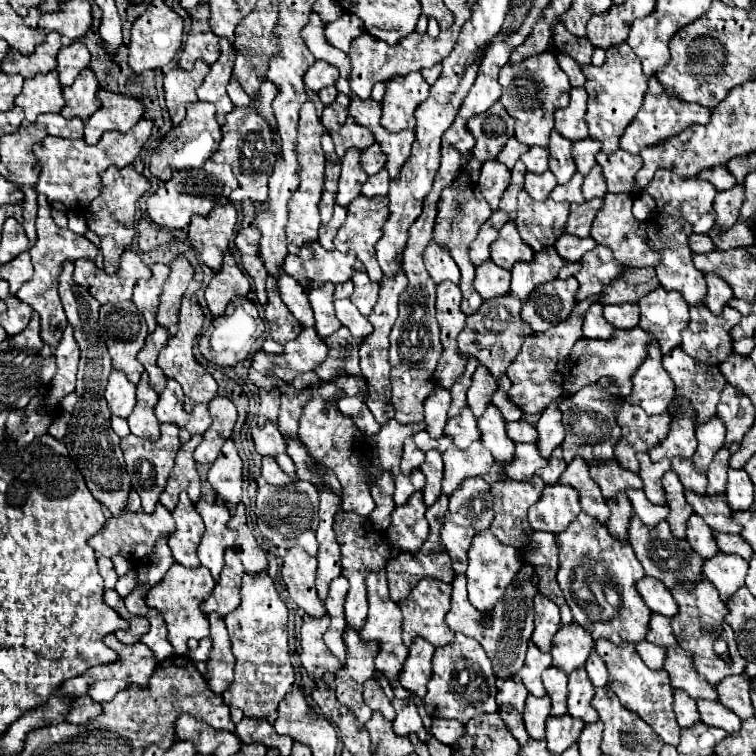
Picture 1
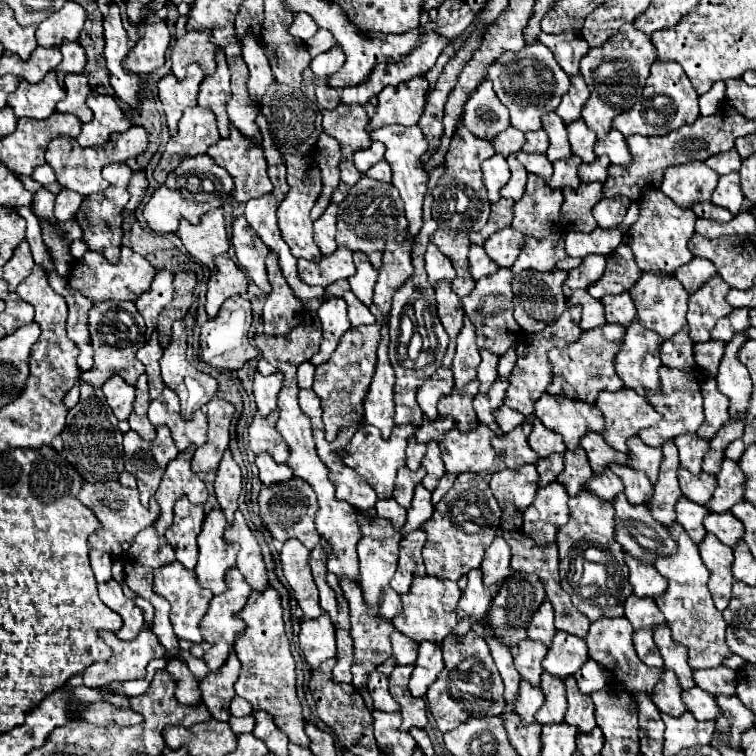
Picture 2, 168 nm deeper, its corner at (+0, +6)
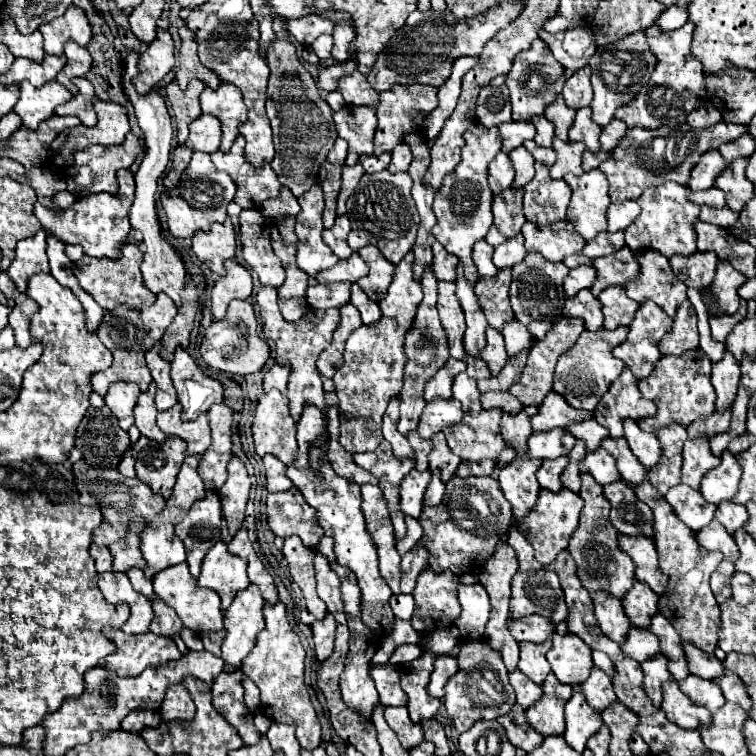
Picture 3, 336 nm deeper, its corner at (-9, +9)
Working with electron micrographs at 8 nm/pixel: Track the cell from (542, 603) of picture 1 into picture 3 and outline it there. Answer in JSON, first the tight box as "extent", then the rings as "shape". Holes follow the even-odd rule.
{"extent":[509,614,555,642],"shape":[[[533,614],[527,618],[509,620],[509,630],[517,642],[545,642],[553,636],[555,626],[551,626],[551,622],[547,622],[541,614]]]}

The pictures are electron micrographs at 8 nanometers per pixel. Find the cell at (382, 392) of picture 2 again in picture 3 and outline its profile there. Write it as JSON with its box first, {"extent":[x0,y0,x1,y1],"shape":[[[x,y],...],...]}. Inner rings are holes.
{"extent":[383,396,413,458],"shape":[[[395,396],[387,406],[387,412],[383,416],[383,436],[393,446],[393,454],[397,458],[413,458],[413,448],[409,440],[397,430],[397,420],[399,420],[399,396]]]}

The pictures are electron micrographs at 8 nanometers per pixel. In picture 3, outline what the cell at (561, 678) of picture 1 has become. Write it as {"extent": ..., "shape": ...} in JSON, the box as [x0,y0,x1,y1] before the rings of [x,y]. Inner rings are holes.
{"extent":[527,674,573,736],"shape":[[[549,674],[543,682],[543,698],[527,710],[527,720],[531,726],[541,732],[543,736],[551,734],[563,734],[565,730],[565,718],[563,718],[563,706],[571,698],[573,688],[563,686],[555,674]]]}

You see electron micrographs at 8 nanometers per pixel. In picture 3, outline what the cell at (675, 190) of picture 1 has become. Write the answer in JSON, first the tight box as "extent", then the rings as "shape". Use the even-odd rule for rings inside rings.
{"extent":[687,150,727,190],"shape":[[[709,150],[701,156],[701,160],[691,170],[691,178],[687,182],[689,190],[709,190],[715,184],[715,178],[727,168],[727,162],[721,158],[717,150]]]}

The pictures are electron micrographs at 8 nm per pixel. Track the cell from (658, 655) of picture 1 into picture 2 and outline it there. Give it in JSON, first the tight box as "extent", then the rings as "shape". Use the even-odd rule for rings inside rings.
{"extent":[632,629,664,667],"shape":[[[650,629],[634,631],[632,639],[634,639],[634,649],[636,649],[636,653],[644,665],[648,665],[648,667],[662,667],[664,665],[658,649],[654,645],[654,637],[652,637]]]}

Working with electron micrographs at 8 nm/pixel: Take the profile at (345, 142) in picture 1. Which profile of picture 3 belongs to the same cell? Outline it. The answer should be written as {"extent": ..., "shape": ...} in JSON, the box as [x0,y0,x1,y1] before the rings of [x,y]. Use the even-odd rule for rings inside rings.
{"extent":[333,106,377,164],"shape":[[[345,106],[333,112],[337,134],[349,142],[349,154],[345,164],[357,164],[359,156],[373,154],[373,134],[377,128],[375,112],[369,106]]]}

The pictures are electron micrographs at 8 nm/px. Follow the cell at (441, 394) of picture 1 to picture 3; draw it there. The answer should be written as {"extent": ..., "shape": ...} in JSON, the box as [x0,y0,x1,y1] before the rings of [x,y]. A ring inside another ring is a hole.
{"extent":[425,358,465,402],"shape":[[[449,358],[447,364],[427,382],[425,386],[425,400],[431,402],[433,398],[451,398],[451,386],[453,386],[453,380],[459,372],[465,370],[465,362],[463,360],[455,360],[455,358]]]}

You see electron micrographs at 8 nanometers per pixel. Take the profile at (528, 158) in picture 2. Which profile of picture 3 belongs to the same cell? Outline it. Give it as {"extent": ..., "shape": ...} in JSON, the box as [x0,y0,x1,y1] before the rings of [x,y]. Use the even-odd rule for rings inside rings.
{"extent":[523,140,555,168],"shape":[[[533,140],[523,142],[523,146],[529,150],[529,154],[531,154],[535,160],[543,162],[547,168],[551,168],[551,166],[555,164],[555,150],[553,150],[553,148],[541,148],[541,146],[537,146]]]}

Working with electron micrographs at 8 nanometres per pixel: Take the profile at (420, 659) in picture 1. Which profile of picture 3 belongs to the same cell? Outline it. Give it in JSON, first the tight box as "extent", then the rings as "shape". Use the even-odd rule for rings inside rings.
{"extent":[429,656,457,698],"shape":[[[437,656],[435,658],[435,670],[431,674],[431,680],[429,680],[429,694],[435,696],[435,698],[443,698],[443,686],[445,682],[457,672],[457,658],[451,658],[451,656]]]}

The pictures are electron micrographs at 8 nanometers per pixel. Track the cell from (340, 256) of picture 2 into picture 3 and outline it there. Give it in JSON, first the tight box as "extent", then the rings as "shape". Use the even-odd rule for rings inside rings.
{"extent":[315,252,367,284],"shape":[[[353,252],[347,260],[339,260],[333,268],[321,270],[319,274],[315,274],[315,280],[319,284],[331,284],[331,282],[357,282],[361,276],[367,274],[367,264],[363,262],[363,258]]]}

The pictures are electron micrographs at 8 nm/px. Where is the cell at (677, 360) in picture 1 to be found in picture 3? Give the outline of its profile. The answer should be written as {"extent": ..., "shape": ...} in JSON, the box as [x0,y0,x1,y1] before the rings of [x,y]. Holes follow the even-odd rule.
{"extent":[659,302,699,356],"shape":[[[683,302],[673,320],[671,332],[667,332],[659,344],[661,354],[679,356],[687,350],[697,350],[699,334],[697,334],[697,314],[691,302]]]}

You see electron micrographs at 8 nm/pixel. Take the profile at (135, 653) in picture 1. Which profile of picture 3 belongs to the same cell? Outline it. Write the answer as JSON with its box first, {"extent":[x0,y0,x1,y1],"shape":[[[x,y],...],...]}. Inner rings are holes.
{"extent":[103,628,181,676],"shape":[[[103,628],[103,634],[117,646],[117,652],[105,658],[105,668],[119,676],[139,676],[147,666],[181,658],[179,648],[167,636],[153,632],[129,636],[119,628]]]}

